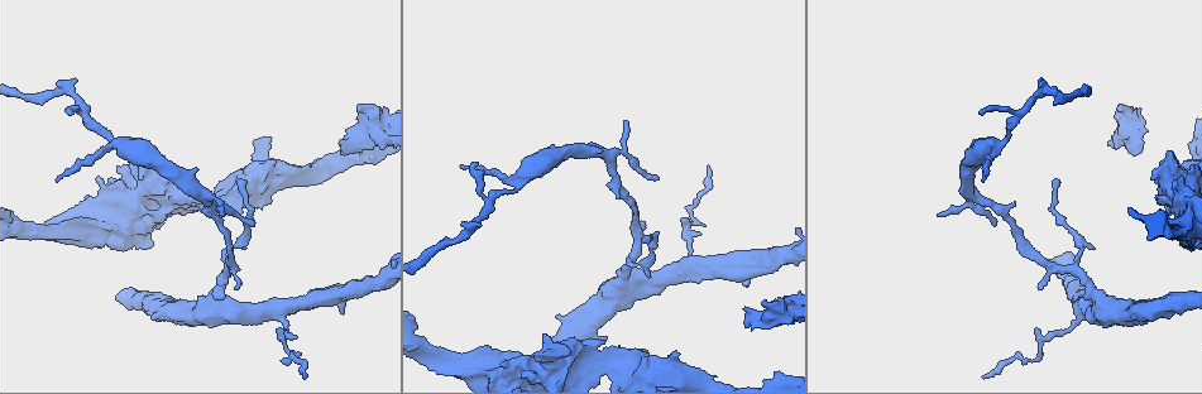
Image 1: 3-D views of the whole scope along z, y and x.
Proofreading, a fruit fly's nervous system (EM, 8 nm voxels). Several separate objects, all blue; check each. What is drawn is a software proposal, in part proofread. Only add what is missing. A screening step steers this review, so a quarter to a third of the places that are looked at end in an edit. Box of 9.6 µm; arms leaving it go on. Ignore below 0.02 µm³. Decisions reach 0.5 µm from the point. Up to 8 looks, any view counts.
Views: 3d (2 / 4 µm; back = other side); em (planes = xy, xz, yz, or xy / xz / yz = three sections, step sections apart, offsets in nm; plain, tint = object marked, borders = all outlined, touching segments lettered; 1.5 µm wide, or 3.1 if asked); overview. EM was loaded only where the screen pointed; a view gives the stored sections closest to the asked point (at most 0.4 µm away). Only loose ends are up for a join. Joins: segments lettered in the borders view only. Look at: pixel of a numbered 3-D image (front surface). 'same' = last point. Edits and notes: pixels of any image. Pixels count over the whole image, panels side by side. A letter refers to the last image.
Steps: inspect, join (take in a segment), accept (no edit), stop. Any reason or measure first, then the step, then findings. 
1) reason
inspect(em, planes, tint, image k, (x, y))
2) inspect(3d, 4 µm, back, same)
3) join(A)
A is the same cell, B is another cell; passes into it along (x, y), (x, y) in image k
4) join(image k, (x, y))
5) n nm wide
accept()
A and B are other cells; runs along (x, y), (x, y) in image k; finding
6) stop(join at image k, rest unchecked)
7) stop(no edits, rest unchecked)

branch stops here
inspect(em, xy, step 8, tint, image 1, (1057, 183))

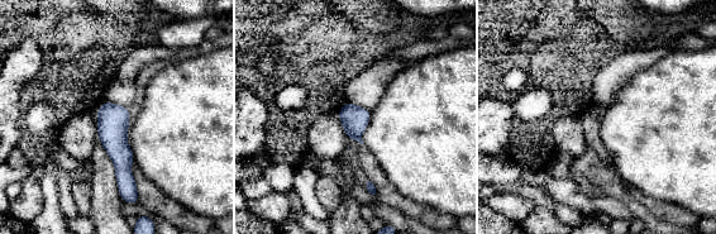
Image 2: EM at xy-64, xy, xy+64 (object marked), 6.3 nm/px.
inspect(em, planes, borders, same)

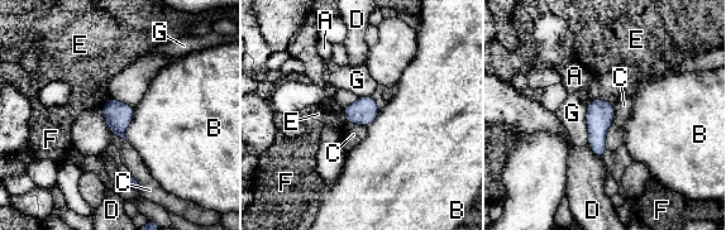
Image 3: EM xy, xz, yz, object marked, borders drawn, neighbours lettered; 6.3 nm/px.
accept()
A, B, C, D, E, F and G are other cells; border along (615, 104), (615, 116), (605, 149) in image 3; none of them fits

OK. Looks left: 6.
an open end
inspect(3d, 4 µm, image 1, (643, 224))

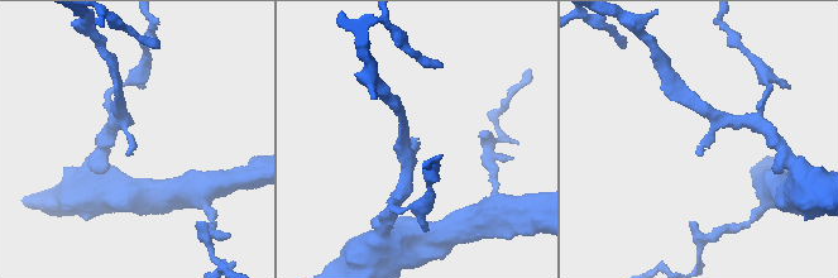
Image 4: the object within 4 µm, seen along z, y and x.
need the tissue
inspect(em, xy, step 8, borders, image 4, (128, 154))

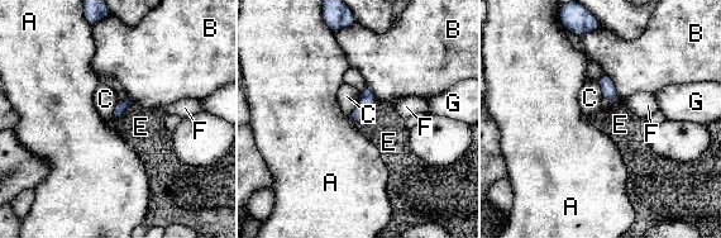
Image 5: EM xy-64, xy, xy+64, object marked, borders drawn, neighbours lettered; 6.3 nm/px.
accept()
A, B, C, E, F and G are other cells; border along (130, 101), (125, 113), (117, 122) in image 5; none of them fits

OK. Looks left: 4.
inspect(em, xy, step 8, borders, image 1, (341, 311))

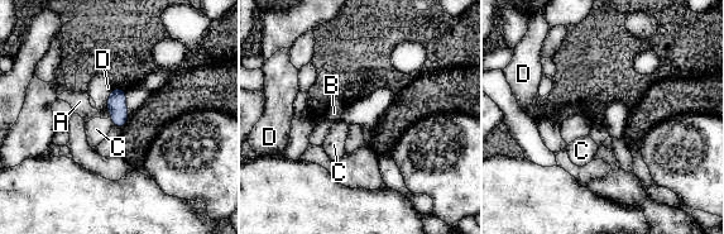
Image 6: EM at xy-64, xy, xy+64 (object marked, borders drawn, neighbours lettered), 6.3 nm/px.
inspect(em, planes, borders, same)

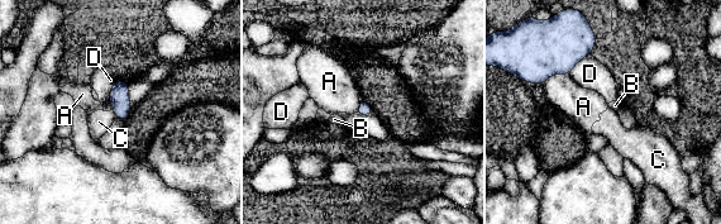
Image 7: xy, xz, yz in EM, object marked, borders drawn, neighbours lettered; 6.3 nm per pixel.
accept()
A, B, C and D are other cells; no lettered segment goes on from it

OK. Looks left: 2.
stop(no edits, rest unchecked)

